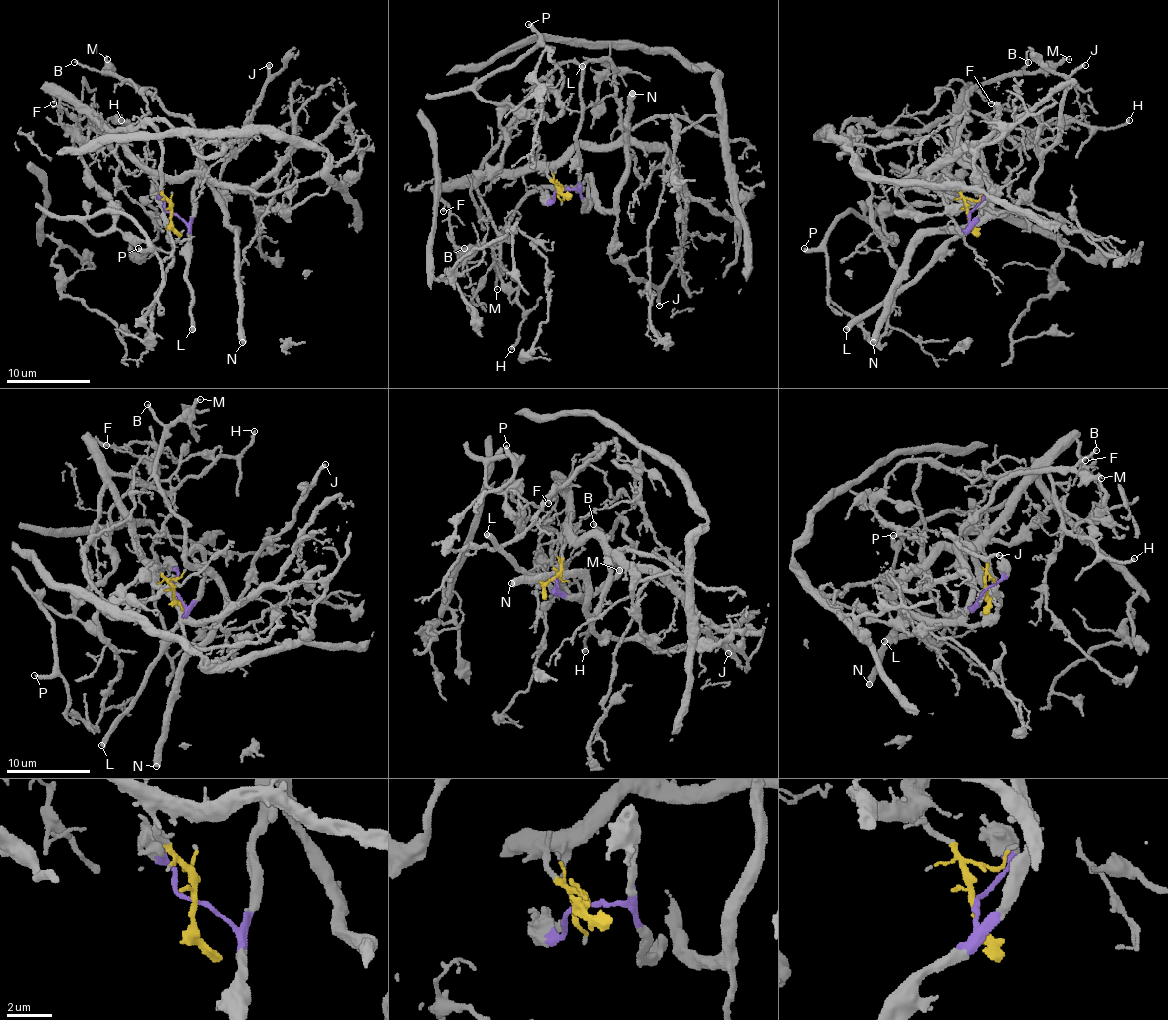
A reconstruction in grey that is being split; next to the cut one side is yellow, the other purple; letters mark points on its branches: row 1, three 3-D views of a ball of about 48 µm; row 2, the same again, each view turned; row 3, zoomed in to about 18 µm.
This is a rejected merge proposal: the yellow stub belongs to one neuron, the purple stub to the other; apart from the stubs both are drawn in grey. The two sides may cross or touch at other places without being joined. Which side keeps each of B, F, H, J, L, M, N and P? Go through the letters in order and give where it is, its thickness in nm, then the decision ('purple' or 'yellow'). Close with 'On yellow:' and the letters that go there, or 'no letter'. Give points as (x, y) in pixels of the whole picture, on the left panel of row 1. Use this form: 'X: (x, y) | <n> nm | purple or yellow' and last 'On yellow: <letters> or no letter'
B: (74, 62) | 200 nm | purple
F: (53, 103) | 130 nm | yellow
H: (121, 120) | 260 nm | yellow
J: (269, 65) | 260 nm | purple
L: (192, 329) | 400 nm | purple
M: (107, 59) | 260 nm | purple
N: (242, 342) | 550 nm | purple
P: (138, 248) | 360 nm | yellow
On yellow: F, H, P

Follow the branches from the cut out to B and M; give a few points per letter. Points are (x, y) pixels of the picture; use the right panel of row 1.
B: (968, 214), (971, 222), (979, 214), (987, 184), (983, 157), (958, 140), (968, 95), (1023, 72), (1027, 61)
M: (968, 214), (971, 222), (979, 214), (987, 184), (983, 157), (958, 140), (966, 97), (1069, 59)

